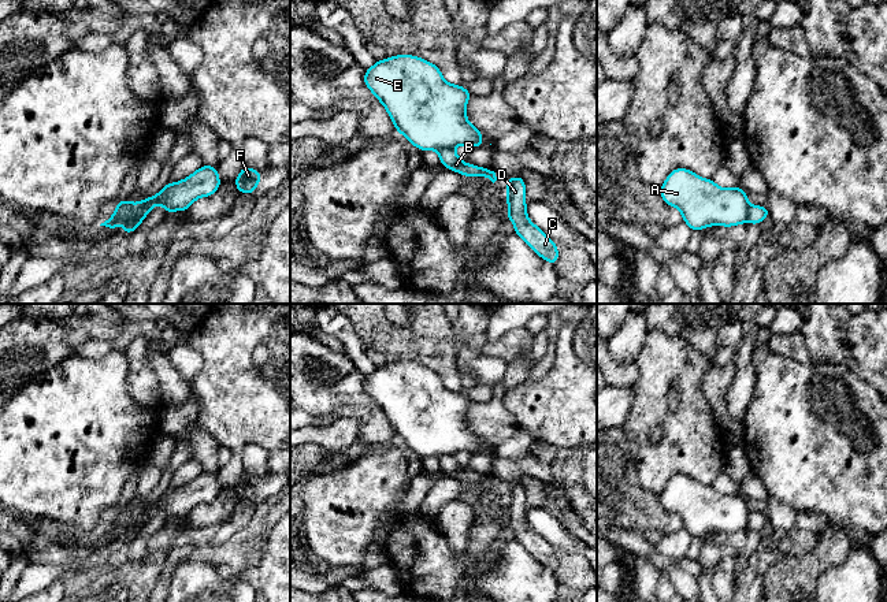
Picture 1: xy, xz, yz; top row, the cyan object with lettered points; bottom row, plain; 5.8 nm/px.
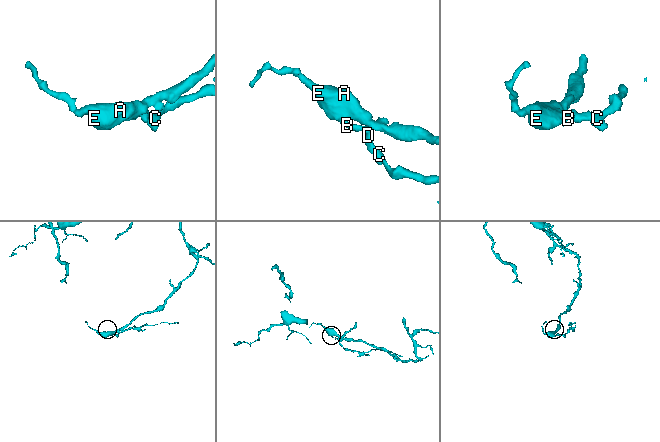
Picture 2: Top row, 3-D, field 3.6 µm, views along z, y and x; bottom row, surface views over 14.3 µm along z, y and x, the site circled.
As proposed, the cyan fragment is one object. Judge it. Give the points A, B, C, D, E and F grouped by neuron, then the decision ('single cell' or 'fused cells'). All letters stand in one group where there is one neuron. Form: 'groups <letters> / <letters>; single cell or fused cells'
groups A E F / B C D; fused cells

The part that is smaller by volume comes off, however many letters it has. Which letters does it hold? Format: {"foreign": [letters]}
{"foreign": ["B", "C", "D"]}

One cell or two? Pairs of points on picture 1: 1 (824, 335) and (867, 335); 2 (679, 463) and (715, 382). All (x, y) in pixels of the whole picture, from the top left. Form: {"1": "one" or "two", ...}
{"1": "one", "2": "two"}

